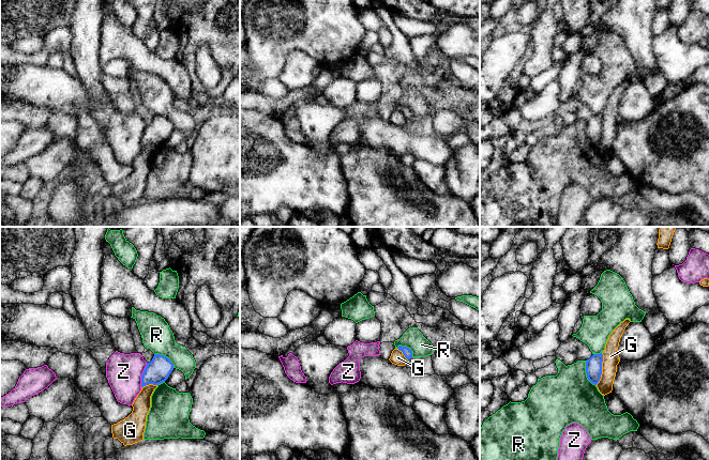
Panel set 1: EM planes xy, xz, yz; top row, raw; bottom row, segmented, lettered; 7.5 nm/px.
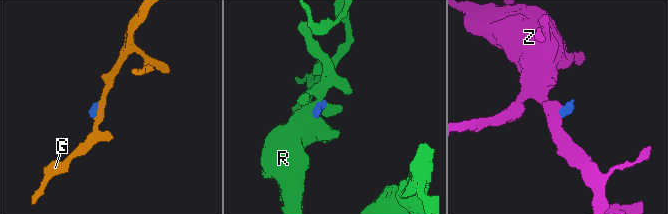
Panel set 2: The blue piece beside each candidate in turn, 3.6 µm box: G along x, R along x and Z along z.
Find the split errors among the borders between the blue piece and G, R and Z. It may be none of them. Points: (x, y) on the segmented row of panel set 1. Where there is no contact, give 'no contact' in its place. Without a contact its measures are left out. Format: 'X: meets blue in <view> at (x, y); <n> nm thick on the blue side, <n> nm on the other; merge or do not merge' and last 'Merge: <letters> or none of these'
G: meets blue in yz at (601, 369); 130 nm thick on the blue side, 130 nm on the other; do not merge
R: meets blue in yz at (586, 372); 130 nm thick on the blue side, 380 nm on the other; do not merge
Z: meets blue in xy at (142, 374); 180 nm thick on the blue side, 280 nm on the other; do not merge
Merge: none of these

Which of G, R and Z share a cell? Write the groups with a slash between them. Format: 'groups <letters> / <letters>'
groups G / R / Z

